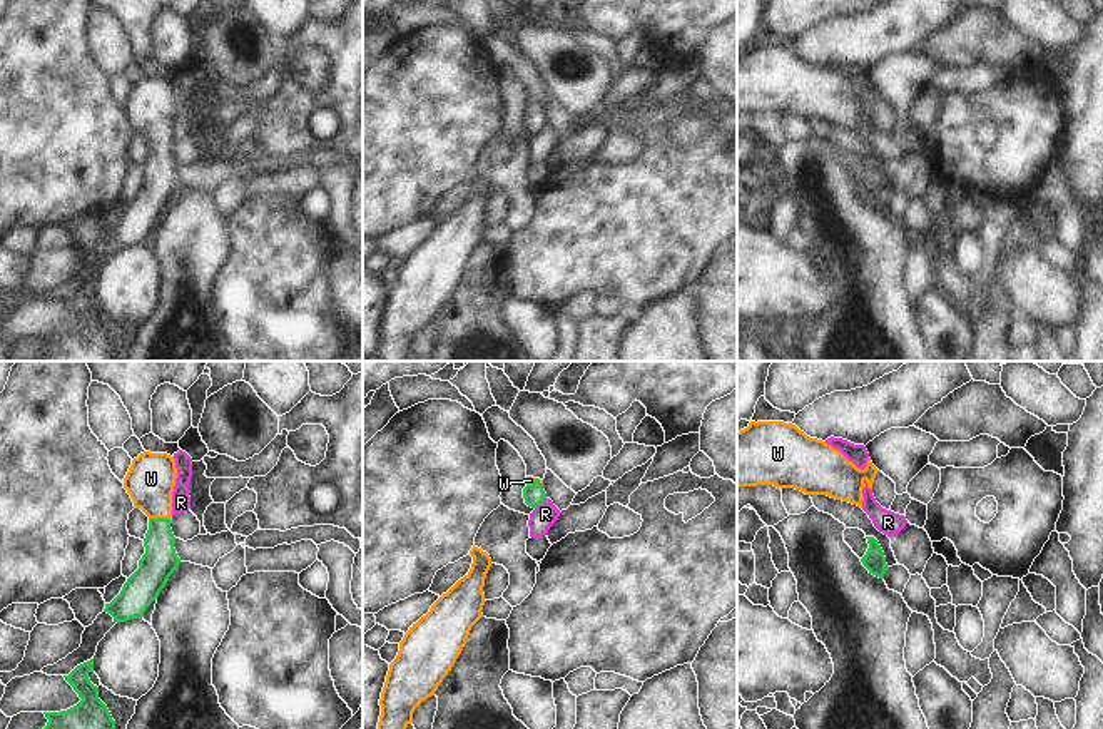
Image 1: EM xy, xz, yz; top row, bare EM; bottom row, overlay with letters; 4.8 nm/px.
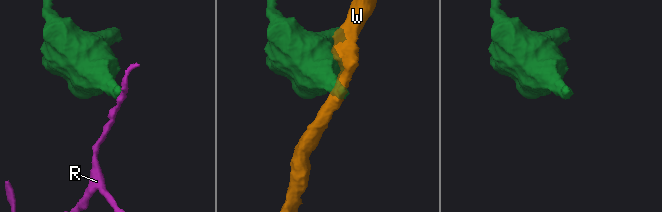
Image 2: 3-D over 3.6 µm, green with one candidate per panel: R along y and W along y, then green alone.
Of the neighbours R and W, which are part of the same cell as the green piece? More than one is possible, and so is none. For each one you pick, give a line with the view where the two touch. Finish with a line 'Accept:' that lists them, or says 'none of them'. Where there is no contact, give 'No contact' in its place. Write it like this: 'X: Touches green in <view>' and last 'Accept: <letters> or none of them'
W: Touches green in xy
Accept: W

